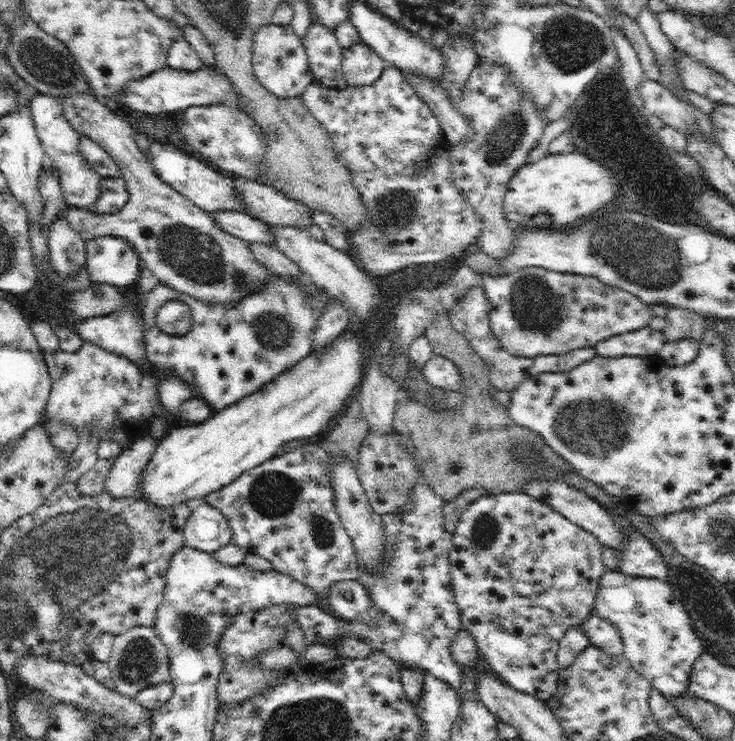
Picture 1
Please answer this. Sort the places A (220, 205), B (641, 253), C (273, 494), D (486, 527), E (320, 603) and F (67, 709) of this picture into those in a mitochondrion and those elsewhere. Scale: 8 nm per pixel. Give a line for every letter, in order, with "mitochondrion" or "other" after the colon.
A: other
B: mitochondrion
C: mitochondrion
D: mitochondrion
E: other
F: other

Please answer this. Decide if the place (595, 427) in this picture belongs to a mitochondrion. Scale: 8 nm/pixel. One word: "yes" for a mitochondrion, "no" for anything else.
yes

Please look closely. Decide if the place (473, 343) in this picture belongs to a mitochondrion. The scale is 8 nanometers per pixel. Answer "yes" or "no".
no

